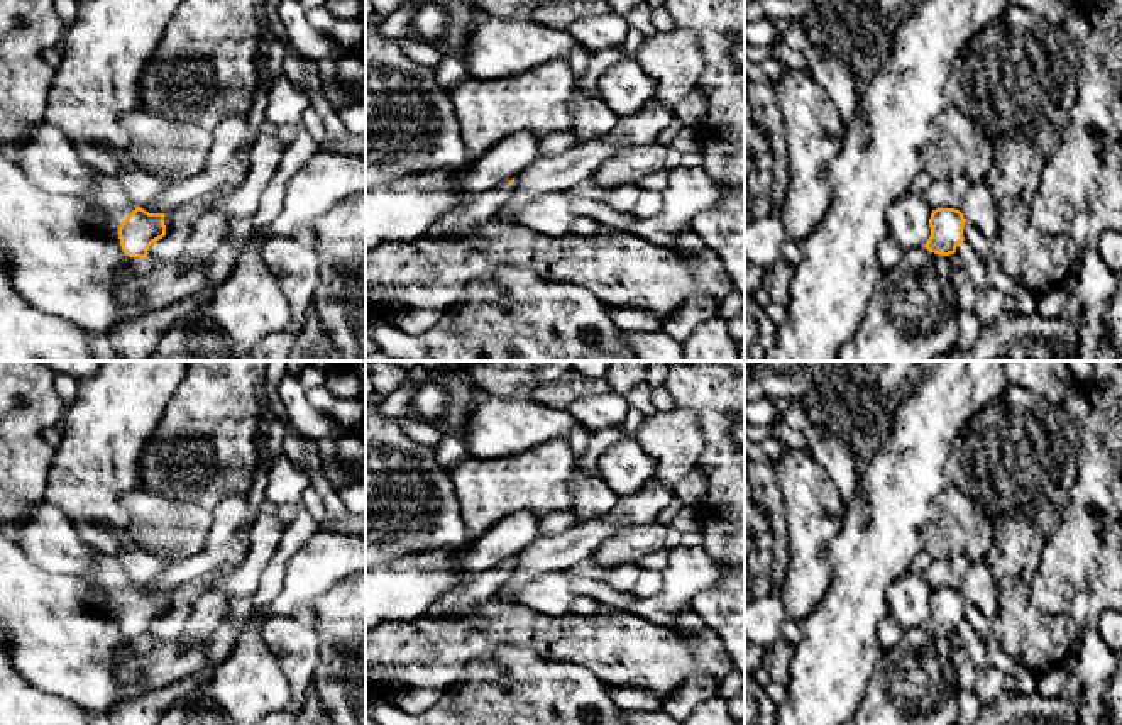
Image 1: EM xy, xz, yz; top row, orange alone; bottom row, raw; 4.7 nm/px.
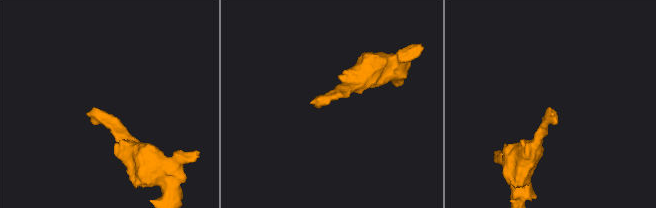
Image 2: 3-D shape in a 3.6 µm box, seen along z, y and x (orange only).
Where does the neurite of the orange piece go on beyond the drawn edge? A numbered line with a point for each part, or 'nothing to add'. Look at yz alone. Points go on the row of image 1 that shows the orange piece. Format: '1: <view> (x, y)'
nothing to add

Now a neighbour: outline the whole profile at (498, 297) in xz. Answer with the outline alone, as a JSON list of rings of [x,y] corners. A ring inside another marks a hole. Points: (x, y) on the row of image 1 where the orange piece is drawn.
[[[499,266],[474,278],[447,318],[420,335],[408,335],[393,320],[366,318],[366,337],[396,361],[636,361],[608,308],[586,288],[552,281],[528,268]]]

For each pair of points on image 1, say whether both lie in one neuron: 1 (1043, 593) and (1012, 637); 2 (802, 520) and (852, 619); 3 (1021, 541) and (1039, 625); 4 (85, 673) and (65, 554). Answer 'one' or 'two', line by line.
1: two
2: two
3: one
4: two

